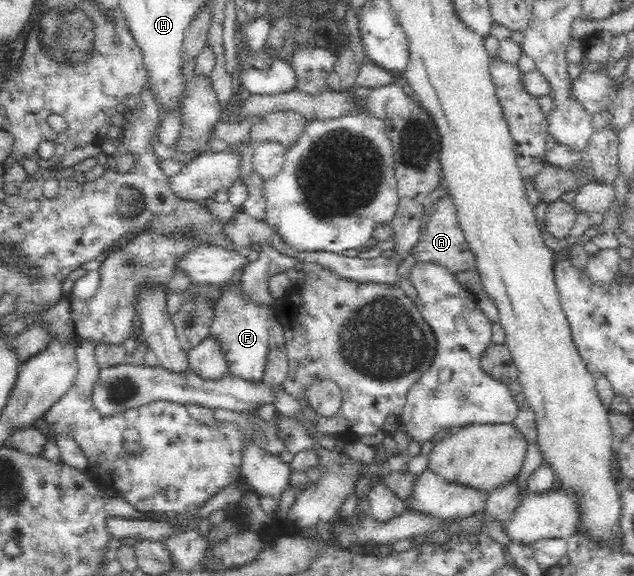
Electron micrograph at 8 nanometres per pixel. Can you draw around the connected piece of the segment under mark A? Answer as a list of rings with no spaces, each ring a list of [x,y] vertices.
[[[442,195],[434,201],[425,200],[418,243],[413,247],[411,255],[417,261],[435,263],[452,274],[456,274],[458,271],[468,271],[475,267],[474,254],[466,245],[465,235],[457,222],[455,205],[450,196]]]

